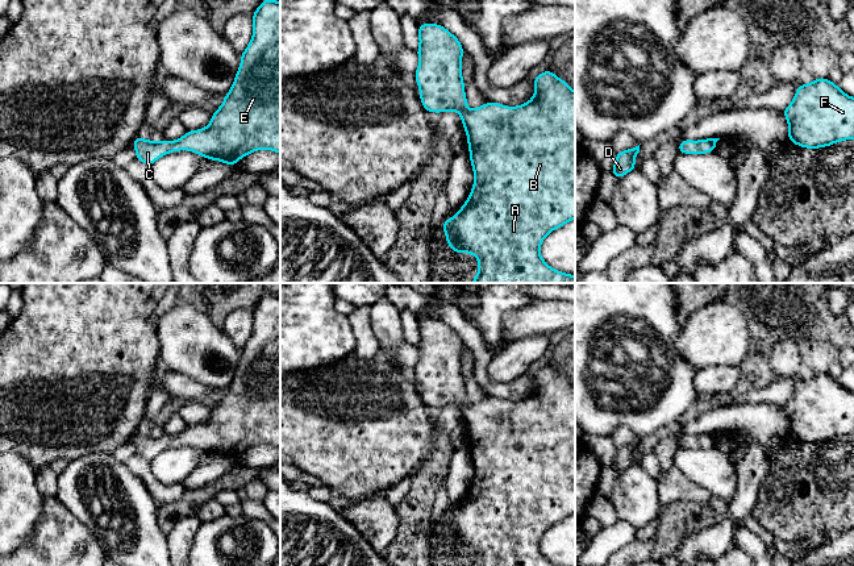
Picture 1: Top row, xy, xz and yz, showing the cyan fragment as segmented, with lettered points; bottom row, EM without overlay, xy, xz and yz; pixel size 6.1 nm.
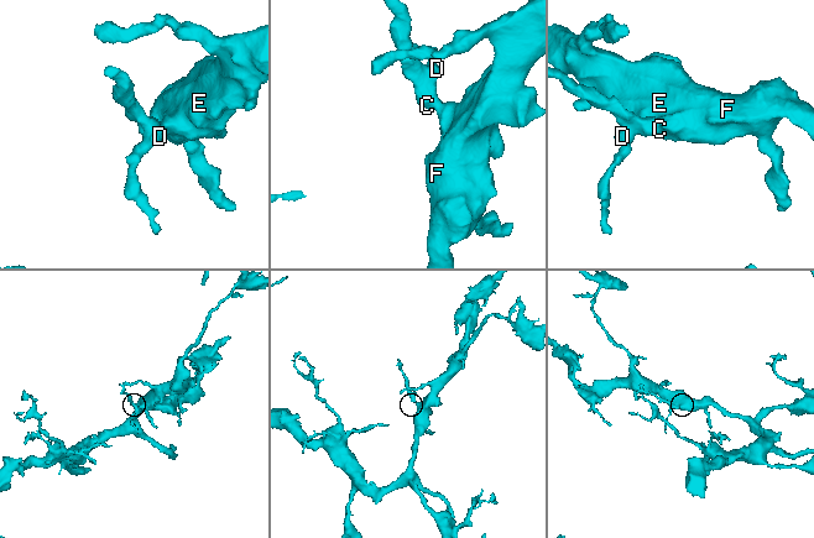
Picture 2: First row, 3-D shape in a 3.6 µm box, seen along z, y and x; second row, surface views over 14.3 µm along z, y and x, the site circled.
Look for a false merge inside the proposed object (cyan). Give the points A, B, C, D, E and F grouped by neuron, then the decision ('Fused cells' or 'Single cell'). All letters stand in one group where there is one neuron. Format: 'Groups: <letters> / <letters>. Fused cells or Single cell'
Groups: A B C D E F. Single cell

